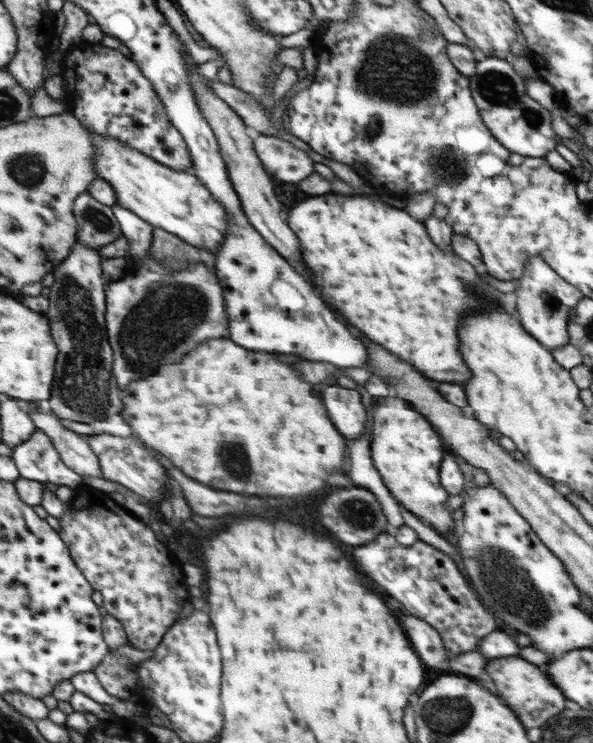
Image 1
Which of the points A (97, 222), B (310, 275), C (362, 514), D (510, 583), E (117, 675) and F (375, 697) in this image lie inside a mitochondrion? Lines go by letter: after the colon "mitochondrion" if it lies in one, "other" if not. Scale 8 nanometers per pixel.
A: mitochondrion
B: other
C: mitochondrion
D: mitochondrion
E: mitochondrion
F: other

